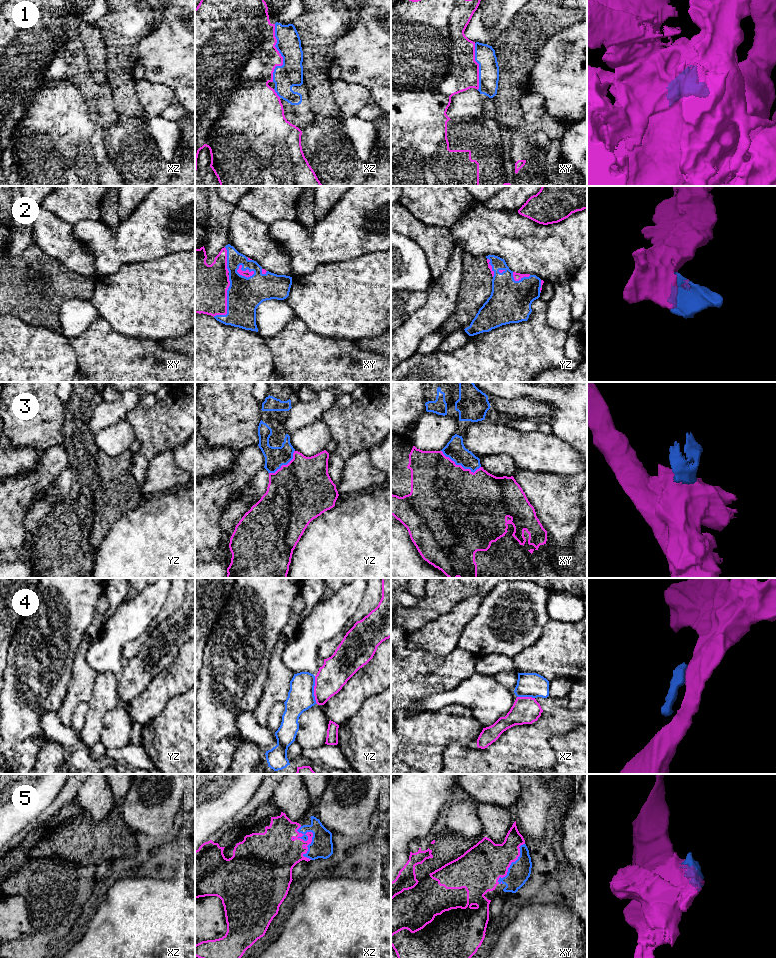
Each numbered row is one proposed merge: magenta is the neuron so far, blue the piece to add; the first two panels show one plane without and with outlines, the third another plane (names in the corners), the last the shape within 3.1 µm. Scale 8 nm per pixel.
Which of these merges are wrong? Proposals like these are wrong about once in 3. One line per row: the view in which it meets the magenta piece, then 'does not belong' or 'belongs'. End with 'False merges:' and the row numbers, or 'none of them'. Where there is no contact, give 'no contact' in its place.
1: meets magenta in xz; does not belong
2: meets magenta in xy; belongs
3: meets magenta in xy; does not belong
4: meets magenta in yz; does not belong
5: meets magenta in xz; does not belong
False merges: 1, 3, 4, 5

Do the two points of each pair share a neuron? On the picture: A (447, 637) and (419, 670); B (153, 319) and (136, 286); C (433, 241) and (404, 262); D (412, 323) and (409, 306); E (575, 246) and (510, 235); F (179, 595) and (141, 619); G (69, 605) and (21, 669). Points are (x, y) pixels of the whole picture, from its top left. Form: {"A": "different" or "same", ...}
{"A": "different", "B": "same", "C": "different", "D": "different", "E": "same", "F": "different", "G": "same"}

